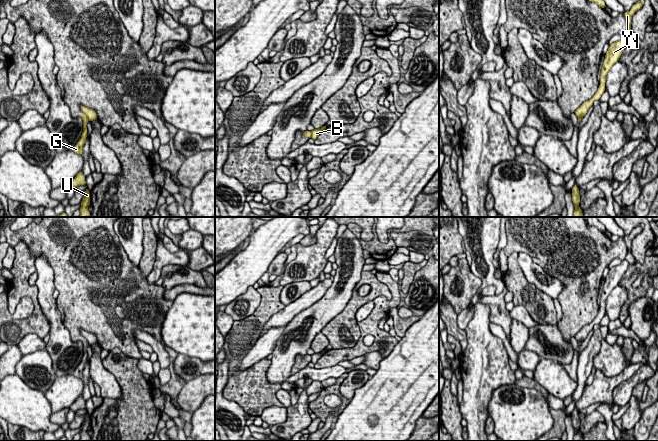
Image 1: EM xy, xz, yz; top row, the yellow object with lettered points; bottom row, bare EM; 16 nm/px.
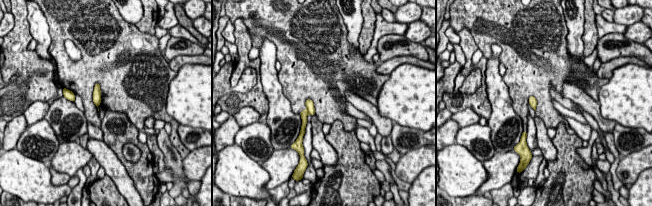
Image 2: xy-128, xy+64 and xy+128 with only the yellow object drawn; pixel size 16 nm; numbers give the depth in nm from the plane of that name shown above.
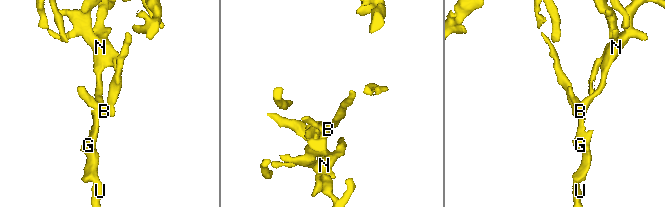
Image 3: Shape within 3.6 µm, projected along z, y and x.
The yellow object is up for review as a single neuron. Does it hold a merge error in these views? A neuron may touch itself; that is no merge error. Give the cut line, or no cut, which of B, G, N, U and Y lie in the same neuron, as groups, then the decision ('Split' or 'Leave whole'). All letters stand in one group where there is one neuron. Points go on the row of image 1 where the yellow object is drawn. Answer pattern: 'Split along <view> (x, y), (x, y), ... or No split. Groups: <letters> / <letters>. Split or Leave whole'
Split along xy (85, 114), (88, 119). Groups: B N Y / G U. Split

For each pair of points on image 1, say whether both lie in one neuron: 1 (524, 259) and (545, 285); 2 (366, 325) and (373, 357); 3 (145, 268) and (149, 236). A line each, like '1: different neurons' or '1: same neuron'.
1: same neuron
2: different neurons
3: same neuron

